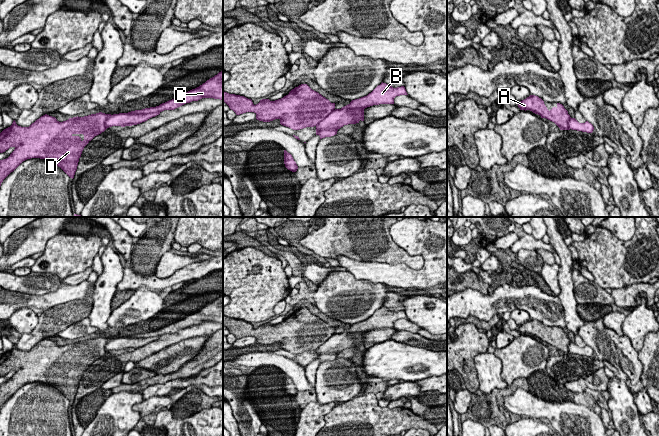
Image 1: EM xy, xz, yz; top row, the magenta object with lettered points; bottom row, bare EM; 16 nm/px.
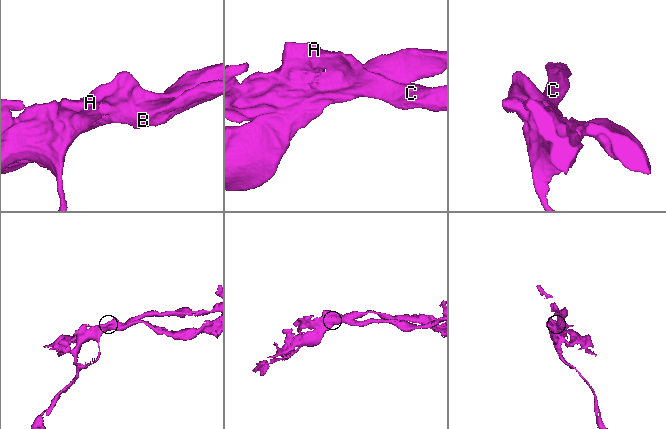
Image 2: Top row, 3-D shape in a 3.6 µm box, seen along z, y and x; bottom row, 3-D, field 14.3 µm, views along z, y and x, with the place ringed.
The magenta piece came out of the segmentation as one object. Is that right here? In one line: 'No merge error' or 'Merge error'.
Merge error

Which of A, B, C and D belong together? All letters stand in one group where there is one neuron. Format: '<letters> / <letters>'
A C D / B

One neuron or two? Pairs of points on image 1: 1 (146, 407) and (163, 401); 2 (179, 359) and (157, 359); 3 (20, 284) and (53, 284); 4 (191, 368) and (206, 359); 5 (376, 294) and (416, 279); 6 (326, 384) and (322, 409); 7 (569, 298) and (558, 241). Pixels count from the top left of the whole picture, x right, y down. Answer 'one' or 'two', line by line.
1: one
2: one
3: one
4: one
5: two
6: two
7: one

